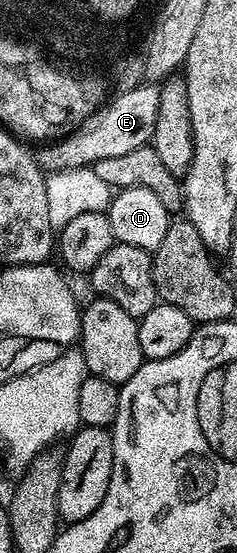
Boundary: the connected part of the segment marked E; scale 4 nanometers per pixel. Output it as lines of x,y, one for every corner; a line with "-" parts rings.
139,83
134,89
111,96
74,132
53,143
47,144
36,160
43,170
85,169
93,167
100,159
124,155
136,151
136,147
151,144
153,129
156,127
157,108
160,107
160,89
154,83

